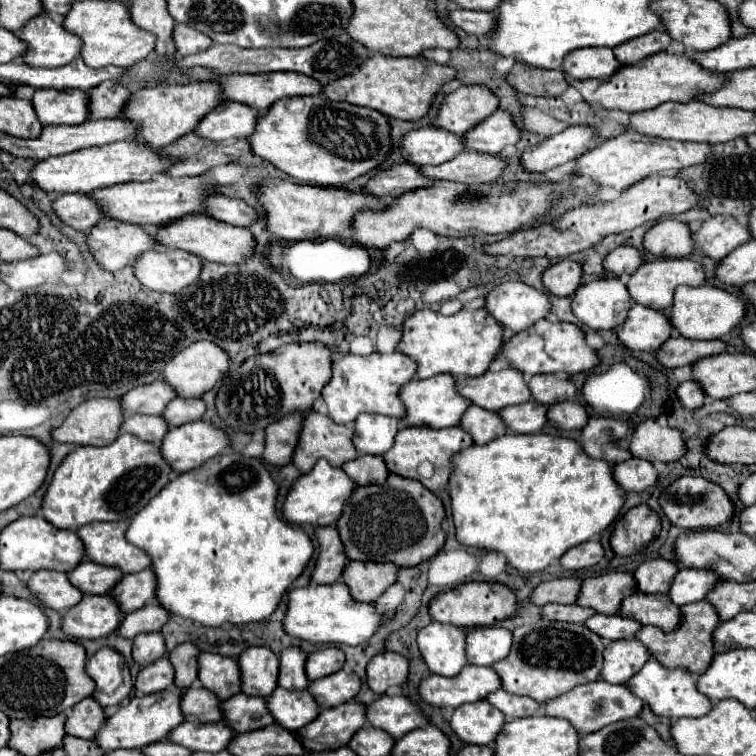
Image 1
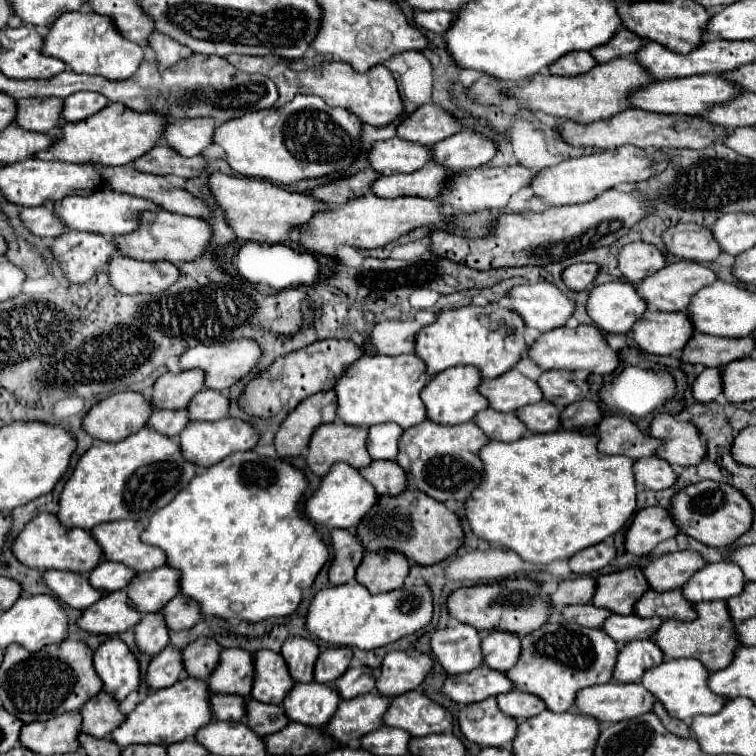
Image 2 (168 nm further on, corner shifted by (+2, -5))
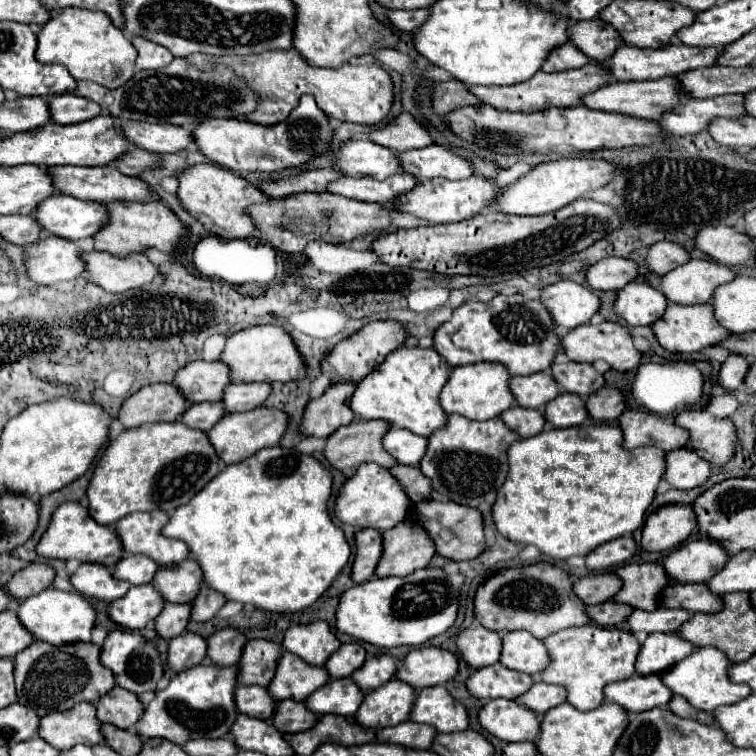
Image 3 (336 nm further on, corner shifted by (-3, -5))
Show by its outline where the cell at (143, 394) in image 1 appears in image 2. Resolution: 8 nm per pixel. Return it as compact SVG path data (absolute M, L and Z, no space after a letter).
M187 370L179 374L163 374L153 384L149 402L157 410L181 410L203 388L203 372Z

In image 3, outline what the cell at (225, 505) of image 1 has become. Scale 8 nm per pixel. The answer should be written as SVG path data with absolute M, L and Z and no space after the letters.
M272 446L272 448L264 448L264 450L256 452L254 456L246 458L238 464L226 466L214 480L210 480L210 484L206 484L206 488L202 488L202 492L198 492L198 496L194 496L194 500L190 500L190 504L178 508L170 516L162 534L168 536L168 538L184 540L190 546L192 554L198 558L198 562L202 566L202 572L204 572L204 580L214 590L222 592L228 600L236 600L236 602L242 602L242 604L252 604L252 606L258 606L258 608L264 608L264 610L270 610L270 612L298 612L298 610L304 610L304 608L312 606L322 596L322 592L332 584L332 580L348 564L350 554L352 554L350 544L346 542L346 536L344 536L342 528L336 526L330 518L330 512L328 512L330 494L332 494L332 474L322 462L318 462L314 456L300 454L300 452L290 450L290 448Z

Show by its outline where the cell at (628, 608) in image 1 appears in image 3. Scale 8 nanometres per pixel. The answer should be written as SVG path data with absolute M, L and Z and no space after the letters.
M672 582L662 592L662 604L668 608L684 608L690 612L720 612L722 610L722 596L714 594L708 584L680 584Z

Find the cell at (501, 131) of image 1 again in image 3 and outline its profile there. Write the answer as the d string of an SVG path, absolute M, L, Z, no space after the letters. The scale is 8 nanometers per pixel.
M436 144L426 146L422 150L406 150L396 156L400 162L400 170L412 174L418 180L462 180L472 176L472 166L466 160Z

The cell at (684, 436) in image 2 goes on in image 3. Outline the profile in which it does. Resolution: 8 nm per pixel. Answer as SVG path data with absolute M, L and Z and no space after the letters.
M686 410L676 418L676 424L690 430L690 444L686 444L686 448L692 448L694 452L698 452L698 456L702 456L704 460L710 460L714 466L722 466L734 456L738 438L736 438L736 426L732 424L732 420L716 418L706 410Z

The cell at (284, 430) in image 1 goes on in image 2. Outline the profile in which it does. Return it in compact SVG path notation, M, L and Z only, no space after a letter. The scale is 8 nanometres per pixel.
M319 392L305 398L293 412L287 414L275 434L275 450L279 458L299 456L307 448L313 430L335 418L335 392Z

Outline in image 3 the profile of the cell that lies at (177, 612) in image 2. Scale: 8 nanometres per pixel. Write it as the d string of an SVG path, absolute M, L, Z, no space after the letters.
M202 586L200 594L194 600L192 608L192 620L206 622L216 616L216 612L226 604L226 596L220 596L220 592L212 590L210 586Z

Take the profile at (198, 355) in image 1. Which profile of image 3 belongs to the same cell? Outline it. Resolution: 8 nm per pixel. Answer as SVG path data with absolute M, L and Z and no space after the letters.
M272 324L250 326L232 334L226 340L220 360L230 364L230 372L234 370L232 382L288 382L302 380L306 376L306 362L300 356L292 336L284 328Z

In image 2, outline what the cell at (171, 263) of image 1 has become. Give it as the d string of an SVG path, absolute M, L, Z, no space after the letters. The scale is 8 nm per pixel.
M113 256L107 268L111 286L123 294L159 294L181 276L171 262L143 262L129 256Z

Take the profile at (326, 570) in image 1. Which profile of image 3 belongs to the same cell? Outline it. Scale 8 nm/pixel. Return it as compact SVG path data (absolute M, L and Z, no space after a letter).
M364 528L356 532L356 560L352 566L352 580L364 584L374 576L374 570L382 558L382 532Z

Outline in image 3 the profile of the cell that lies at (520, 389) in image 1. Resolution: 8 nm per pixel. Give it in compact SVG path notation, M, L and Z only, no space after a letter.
M546 372L530 376L512 376L510 388L516 396L516 402L524 408L544 408L560 394L556 380Z

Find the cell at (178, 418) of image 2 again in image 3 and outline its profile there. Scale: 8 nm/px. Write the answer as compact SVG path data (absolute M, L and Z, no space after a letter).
M200 402L200 404L190 404L184 416L180 416L180 420L192 428L208 432L214 424L220 422L222 416L226 416L224 402Z

